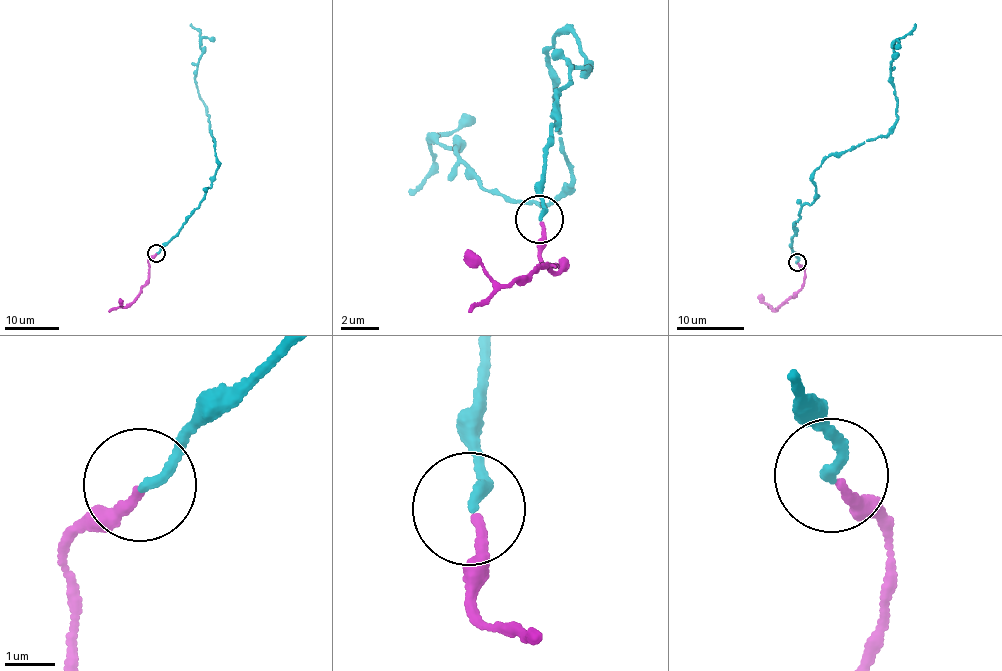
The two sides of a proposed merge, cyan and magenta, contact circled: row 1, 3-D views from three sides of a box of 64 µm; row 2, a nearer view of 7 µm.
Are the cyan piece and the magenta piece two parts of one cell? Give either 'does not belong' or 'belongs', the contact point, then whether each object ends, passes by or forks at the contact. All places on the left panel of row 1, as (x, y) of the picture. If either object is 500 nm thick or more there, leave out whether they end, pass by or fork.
belongs; at (156, 253); cyan ends there; magenta ends there

